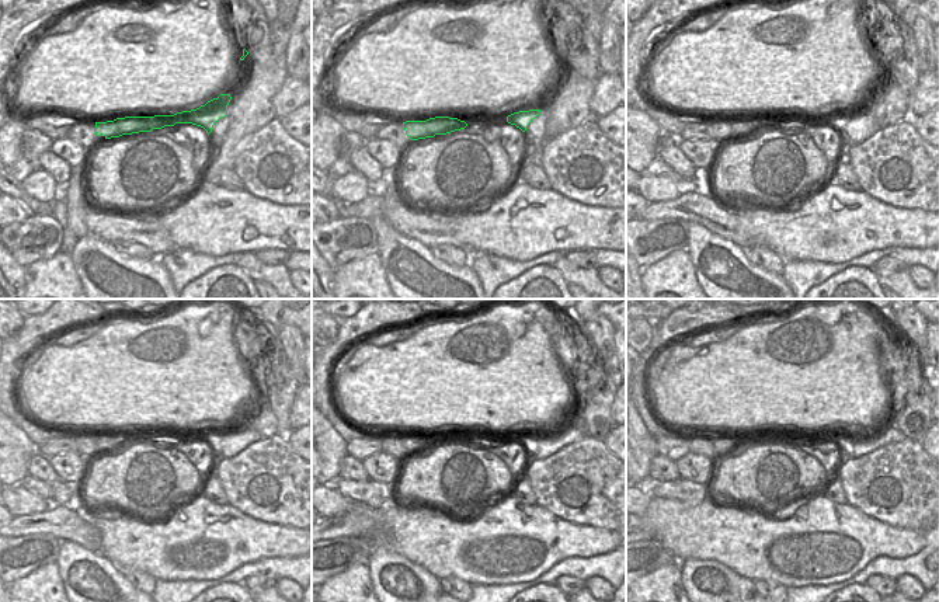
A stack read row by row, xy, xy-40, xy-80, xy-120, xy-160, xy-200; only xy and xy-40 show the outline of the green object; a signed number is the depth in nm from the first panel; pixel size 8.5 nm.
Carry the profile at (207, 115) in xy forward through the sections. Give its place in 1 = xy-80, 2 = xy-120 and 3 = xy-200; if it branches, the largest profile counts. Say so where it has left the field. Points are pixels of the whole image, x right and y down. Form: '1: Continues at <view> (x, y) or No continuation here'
1: Continues at xy-80 (741, 128)
2: Continues at xy-120 (96, 444)
3: Continues at xy-200 (722, 445)

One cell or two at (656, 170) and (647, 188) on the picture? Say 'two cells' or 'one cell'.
two cells

